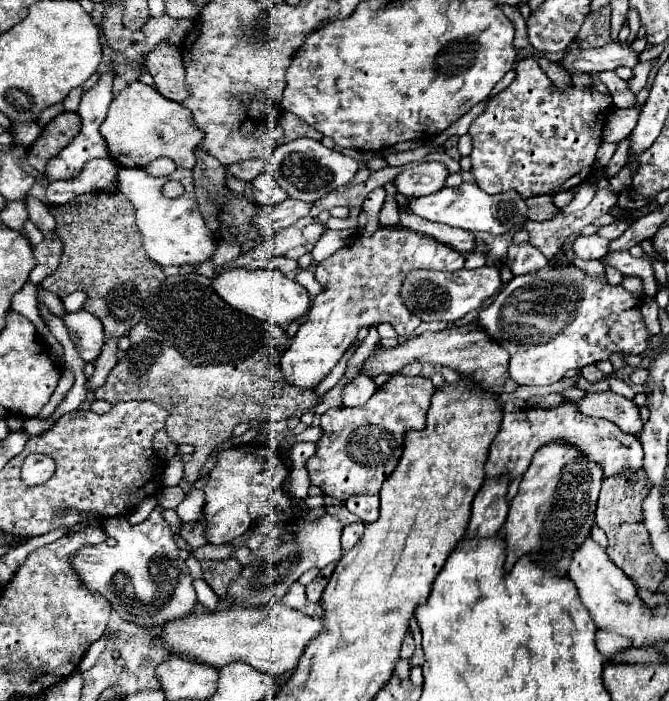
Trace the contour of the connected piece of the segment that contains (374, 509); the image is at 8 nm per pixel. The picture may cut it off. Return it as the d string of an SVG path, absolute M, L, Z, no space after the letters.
M354 495L346 501L348 511L358 515L364 523L378 519L378 495Z

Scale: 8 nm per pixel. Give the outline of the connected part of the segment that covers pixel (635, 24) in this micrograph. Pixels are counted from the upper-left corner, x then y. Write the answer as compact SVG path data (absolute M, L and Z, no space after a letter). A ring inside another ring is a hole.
M635 9L628 11L627 22L630 27L630 34L627 40L624 42L625 44L631 44L637 38L637 33L641 27L639 15L637 13L638 12Z

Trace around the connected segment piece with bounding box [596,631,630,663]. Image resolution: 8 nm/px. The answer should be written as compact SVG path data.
M598 631L598 633L596 633L596 645L598 645L598 651L602 653L604 661L610 663L610 657L612 657L618 649L630 647L630 641L626 641L626 637L614 637L612 633L602 633L602 631Z

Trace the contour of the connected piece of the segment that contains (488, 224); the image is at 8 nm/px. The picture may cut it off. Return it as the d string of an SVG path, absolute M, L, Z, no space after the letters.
M462 183L458 187L444 187L442 191L436 191L432 195L412 199L410 211L428 221L454 225L454 227L460 227L466 231L474 231L474 233L488 231L492 235L504 235L504 233L512 231L516 225L520 225L520 227L524 225L526 215L528 215L528 205L526 205L526 199L516 191L488 195L488 193L480 191L478 185L474 185L474 183Z

